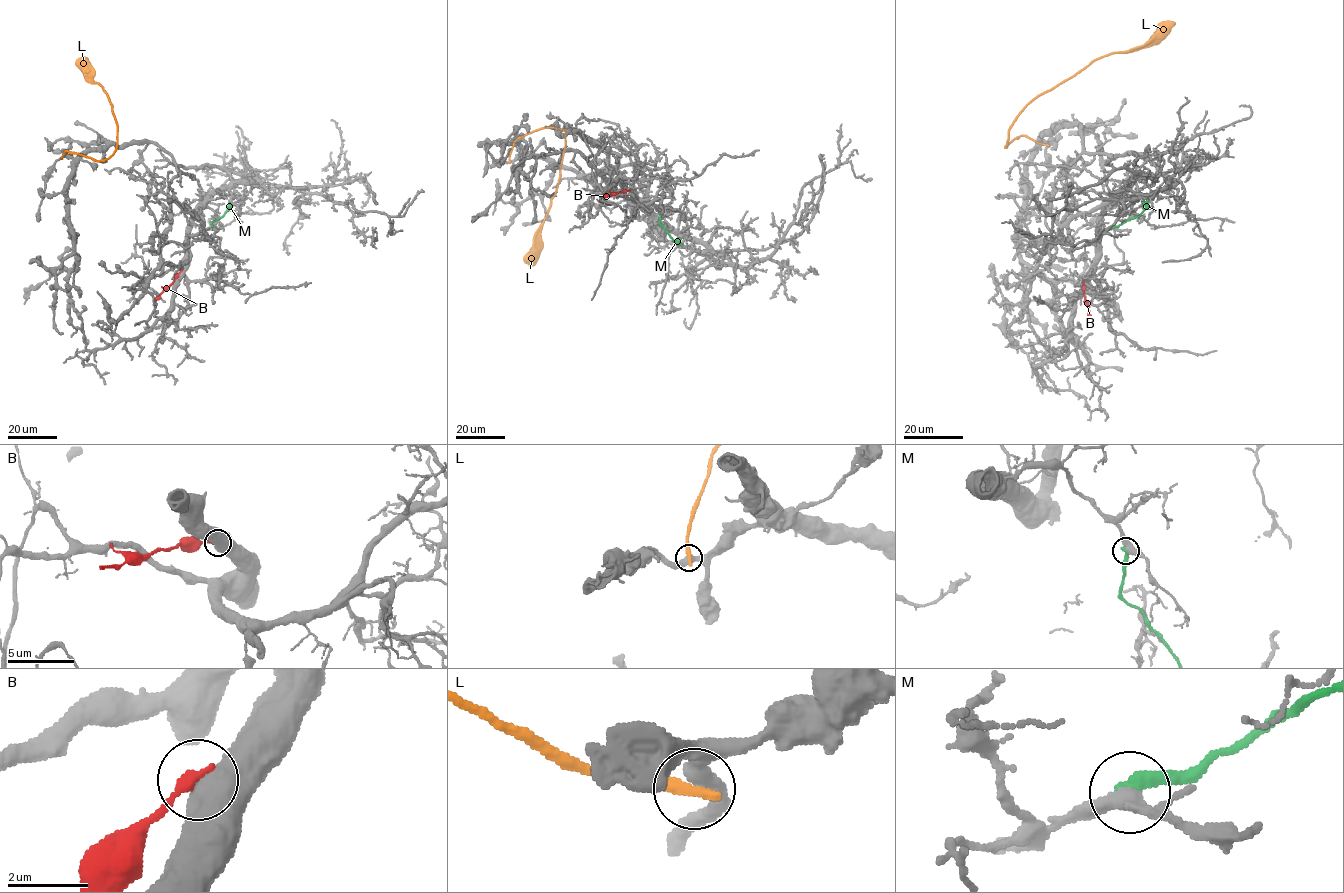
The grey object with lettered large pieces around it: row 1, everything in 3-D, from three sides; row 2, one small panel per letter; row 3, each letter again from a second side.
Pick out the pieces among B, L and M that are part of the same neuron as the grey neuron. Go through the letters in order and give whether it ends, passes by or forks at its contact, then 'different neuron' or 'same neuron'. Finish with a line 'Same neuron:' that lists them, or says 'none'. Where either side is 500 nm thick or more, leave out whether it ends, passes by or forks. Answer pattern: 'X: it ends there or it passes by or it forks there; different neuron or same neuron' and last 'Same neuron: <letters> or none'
B: different neuron
L: it ends there; different neuron
M: it ends there; different neuron
Same neuron: none

